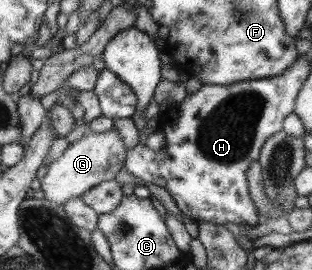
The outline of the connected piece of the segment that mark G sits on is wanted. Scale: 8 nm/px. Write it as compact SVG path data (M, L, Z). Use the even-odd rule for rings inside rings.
M114 127L102 133L88 133L83 135L78 141L68 144L63 153L48 165L45 176L40 180L40 189L44 193L44 199L62 205L66 200L71 200L75 197L80 198L83 193L94 188L101 181L112 180L124 167L127 150Z

